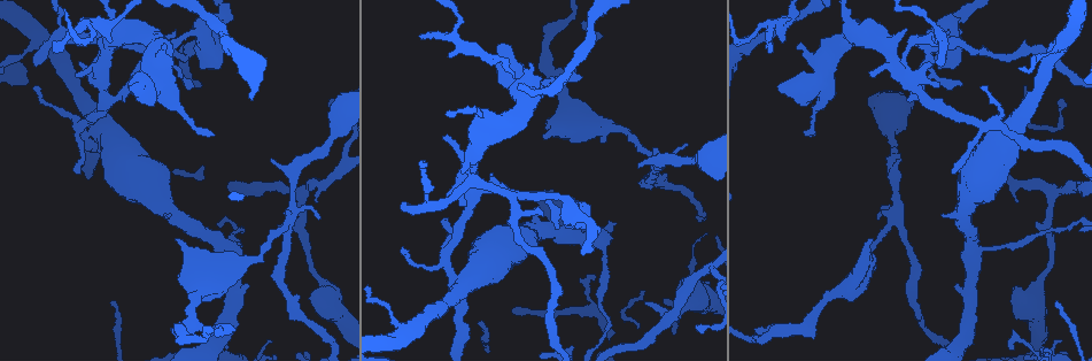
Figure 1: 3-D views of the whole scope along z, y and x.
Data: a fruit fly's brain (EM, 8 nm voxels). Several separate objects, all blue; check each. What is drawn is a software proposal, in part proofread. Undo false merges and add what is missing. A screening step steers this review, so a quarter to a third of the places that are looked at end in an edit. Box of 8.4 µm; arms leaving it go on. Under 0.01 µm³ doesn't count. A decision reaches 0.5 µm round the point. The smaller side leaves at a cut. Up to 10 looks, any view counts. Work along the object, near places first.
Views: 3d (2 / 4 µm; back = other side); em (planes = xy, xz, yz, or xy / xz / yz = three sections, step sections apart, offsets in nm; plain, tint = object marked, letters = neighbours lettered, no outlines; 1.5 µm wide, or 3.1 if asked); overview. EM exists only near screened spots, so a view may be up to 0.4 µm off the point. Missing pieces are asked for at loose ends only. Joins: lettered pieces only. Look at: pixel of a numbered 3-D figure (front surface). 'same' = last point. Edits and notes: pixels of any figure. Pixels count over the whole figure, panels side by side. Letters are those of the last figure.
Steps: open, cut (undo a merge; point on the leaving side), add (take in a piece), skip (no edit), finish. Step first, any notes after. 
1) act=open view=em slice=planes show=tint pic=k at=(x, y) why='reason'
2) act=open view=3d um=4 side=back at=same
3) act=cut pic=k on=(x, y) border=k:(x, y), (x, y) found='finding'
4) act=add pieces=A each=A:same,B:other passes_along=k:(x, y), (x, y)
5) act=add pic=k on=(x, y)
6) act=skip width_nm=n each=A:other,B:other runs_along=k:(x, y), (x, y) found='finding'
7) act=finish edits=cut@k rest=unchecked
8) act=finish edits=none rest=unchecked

act=open view=em slice=planes show=plain pic=1 at=(770, 52) why='free end'

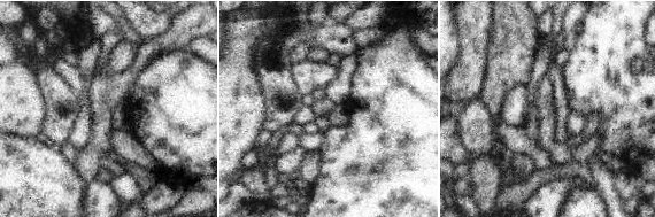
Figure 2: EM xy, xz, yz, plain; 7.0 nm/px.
act=open view=em slice=planes show=letters at=same

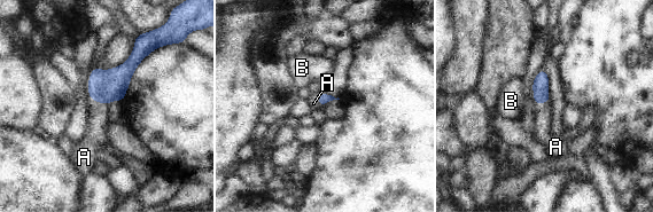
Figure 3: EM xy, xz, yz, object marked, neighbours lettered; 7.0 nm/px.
act=add pieces=A each=A:same,B:other found='it goes on there'

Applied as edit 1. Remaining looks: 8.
act=open view=3d um=2 pic=1 at=(517, 196) why='narrows sharply'

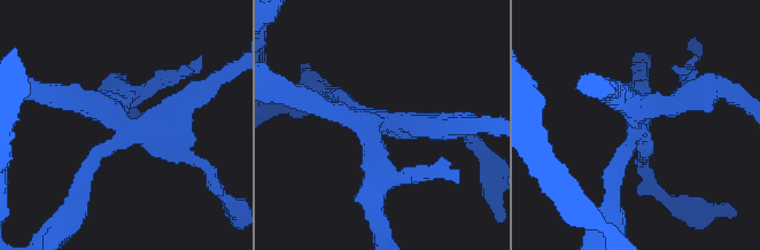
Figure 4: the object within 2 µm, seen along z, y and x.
act=open view=em slice=planes show=letters pic=4 at=(380, 123)

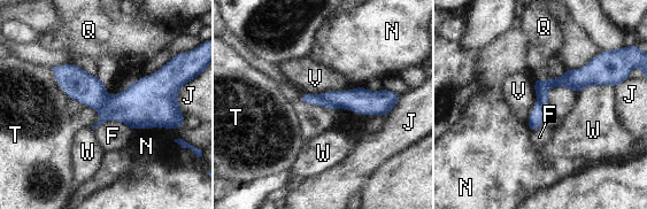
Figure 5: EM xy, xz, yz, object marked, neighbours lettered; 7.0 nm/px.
act=cut pic=5 on=(154, 98) each=F:other,J:other,N:other,Q:other,T:other,V:other,W:other found='a second cell is stuck on'

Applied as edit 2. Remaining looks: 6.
act=open view=overview why='see it whole again'

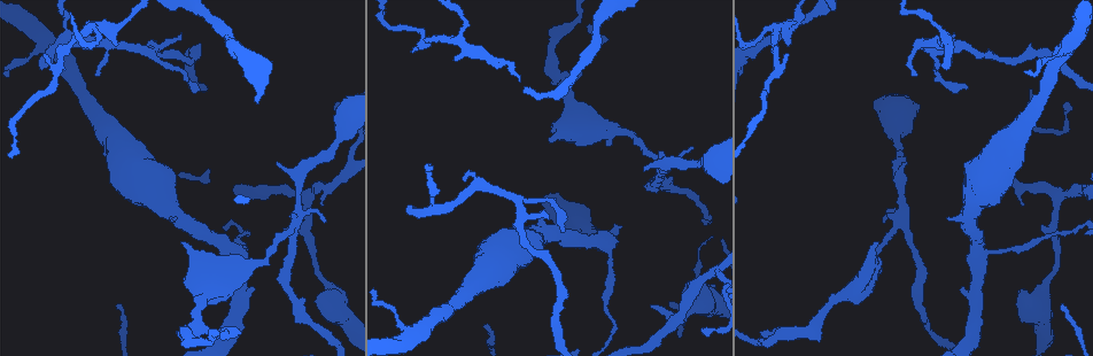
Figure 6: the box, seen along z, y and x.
act=open view=em slice=planes show=letters pic=6 at=(328, 152) why='thick turns thin'

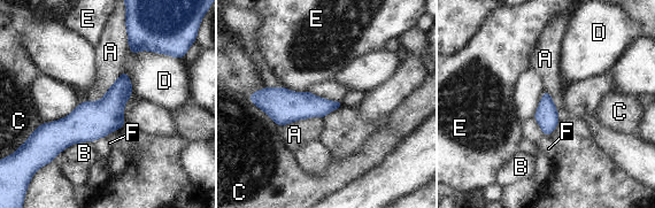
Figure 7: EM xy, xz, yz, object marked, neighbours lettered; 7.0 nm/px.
act=skip longest_contact=B:320nm each=A:other,B:other,C:other,D:other,E:other,F:other border=7:(322, 117), (299, 118), (279, 128) found='all the same cell'

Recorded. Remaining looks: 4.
act=finish edits=add@3,cut@5 rest=unchecked

